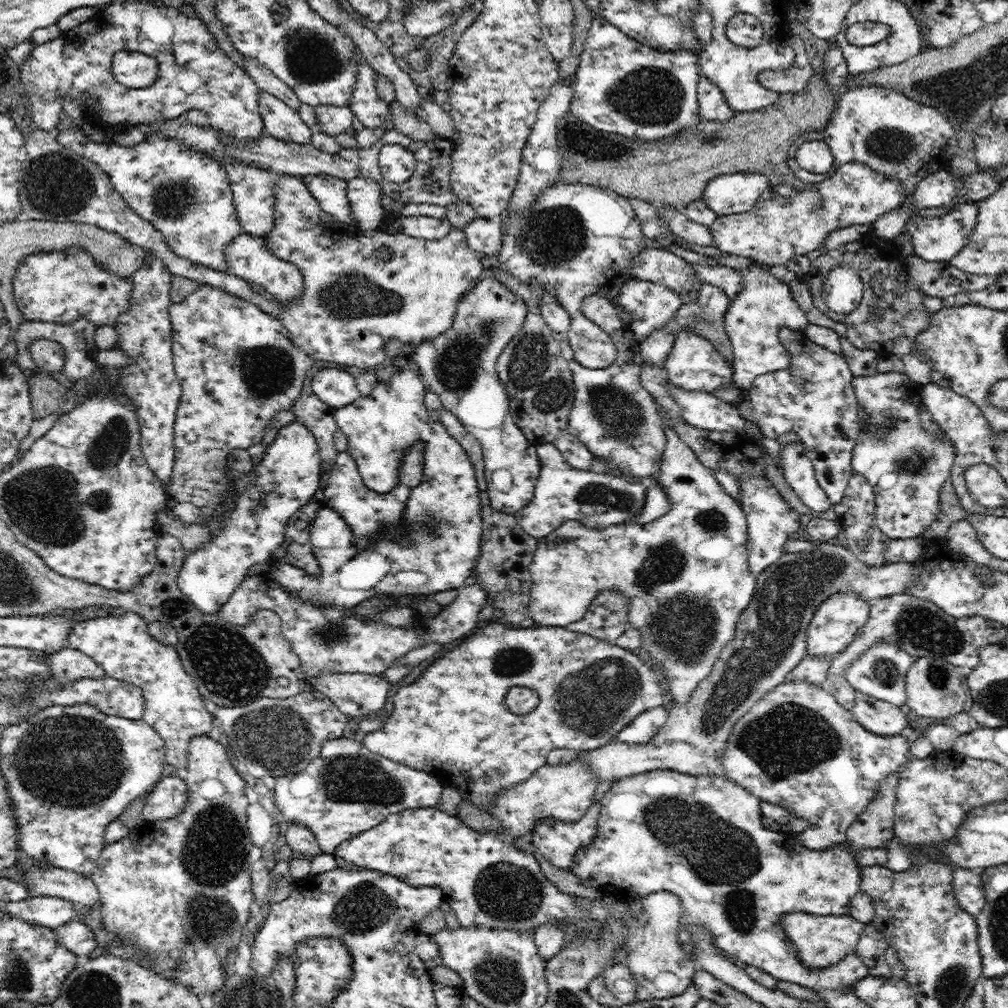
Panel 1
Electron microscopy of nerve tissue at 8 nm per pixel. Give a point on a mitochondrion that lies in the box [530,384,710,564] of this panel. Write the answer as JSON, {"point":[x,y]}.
{"point":[604,496]}

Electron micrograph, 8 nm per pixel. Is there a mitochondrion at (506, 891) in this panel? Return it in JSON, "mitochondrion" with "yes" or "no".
{"mitochondrion":"yes"}

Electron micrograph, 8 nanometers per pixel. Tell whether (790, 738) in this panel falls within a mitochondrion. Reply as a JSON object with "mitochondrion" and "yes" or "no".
{"mitochondrion":"yes"}

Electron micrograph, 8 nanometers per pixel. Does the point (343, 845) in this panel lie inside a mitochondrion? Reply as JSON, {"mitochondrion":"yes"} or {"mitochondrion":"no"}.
{"mitochondrion":"no"}

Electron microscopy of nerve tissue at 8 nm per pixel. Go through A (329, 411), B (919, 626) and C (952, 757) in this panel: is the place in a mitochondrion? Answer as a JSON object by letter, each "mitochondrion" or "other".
{"A":"other","B":"mitochondrion","C":"other"}

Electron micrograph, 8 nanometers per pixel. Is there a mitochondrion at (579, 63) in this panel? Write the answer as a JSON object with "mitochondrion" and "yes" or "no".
{"mitochondrion":"no"}

